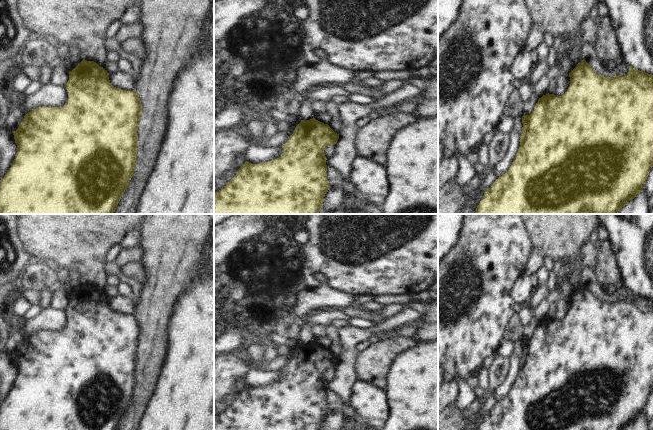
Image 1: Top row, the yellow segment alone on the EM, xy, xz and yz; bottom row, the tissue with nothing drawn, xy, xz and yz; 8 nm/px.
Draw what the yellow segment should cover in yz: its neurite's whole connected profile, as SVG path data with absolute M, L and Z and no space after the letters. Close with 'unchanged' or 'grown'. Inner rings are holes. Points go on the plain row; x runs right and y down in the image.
M583 283L569 297L570 310L560 321L546 318L539 322L533 336L522 340L520 371L509 394L485 414L478 430L625 430L644 412L653 391L653 299L629 291L627 299L606 301L597 298Z; unchanged

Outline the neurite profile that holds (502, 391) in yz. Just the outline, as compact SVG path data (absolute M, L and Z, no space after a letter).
M522 340L515 342L515 350L510 358L511 364L510 364L510 371L508 373L508 376L506 377L504 382L500 386L498 386L495 389L495 391L492 393L498 402L509 394L512 386L514 385L514 382L520 371L520 360L522 356L522 351L523 351Z

